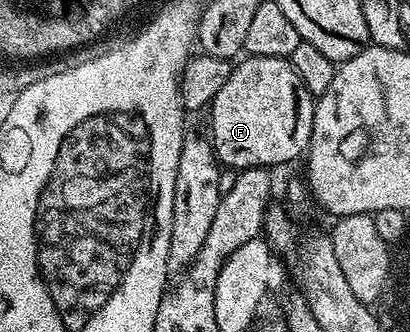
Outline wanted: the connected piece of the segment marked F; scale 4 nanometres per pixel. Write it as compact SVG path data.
M262 55L242 58L211 104L211 138L220 162L226 168L273 169L276 163L302 158L313 132L314 106L315 96L303 85L289 59Z

